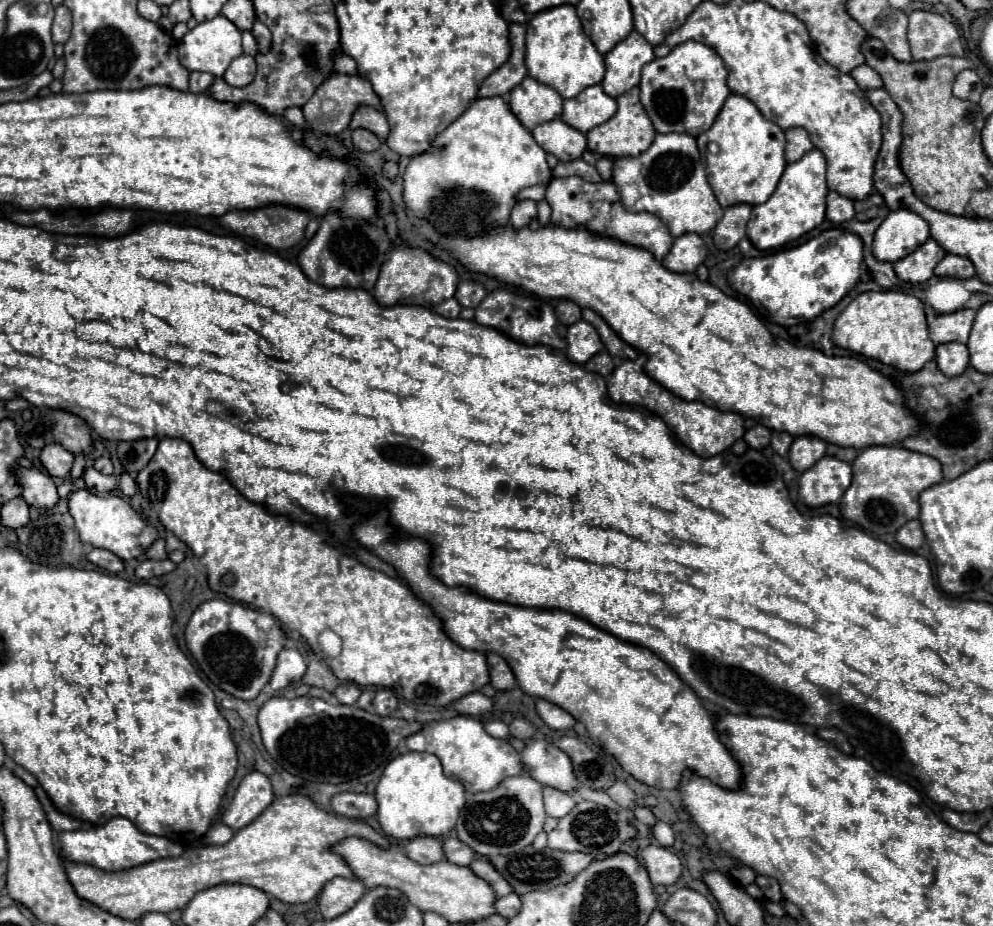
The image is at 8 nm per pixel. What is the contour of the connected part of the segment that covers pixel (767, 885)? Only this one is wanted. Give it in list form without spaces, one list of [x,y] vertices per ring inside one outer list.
[[[757,875],[755,883],[761,887],[763,895],[765,895],[769,901],[783,901],[783,895],[781,895],[781,889],[779,889],[777,879],[771,879],[771,877],[765,877],[765,875]]]

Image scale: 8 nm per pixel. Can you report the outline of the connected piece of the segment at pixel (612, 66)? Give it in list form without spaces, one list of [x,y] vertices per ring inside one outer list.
[[[631,31],[627,39],[605,55],[605,77],[601,81],[603,91],[611,97],[619,97],[631,87],[637,87],[643,65],[653,59],[653,45],[637,31]]]

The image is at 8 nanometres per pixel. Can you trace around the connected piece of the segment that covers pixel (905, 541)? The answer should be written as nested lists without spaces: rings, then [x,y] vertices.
[[[917,519],[913,521],[907,521],[895,535],[897,543],[907,547],[907,549],[917,549],[923,545],[925,541],[925,535],[923,535],[923,529],[921,529],[921,523]]]

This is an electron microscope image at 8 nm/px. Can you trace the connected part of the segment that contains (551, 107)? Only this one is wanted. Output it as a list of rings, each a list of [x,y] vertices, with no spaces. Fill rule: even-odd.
[[[527,75],[517,87],[511,89],[509,107],[523,127],[533,129],[539,123],[559,119],[563,111],[563,99],[555,89]]]

